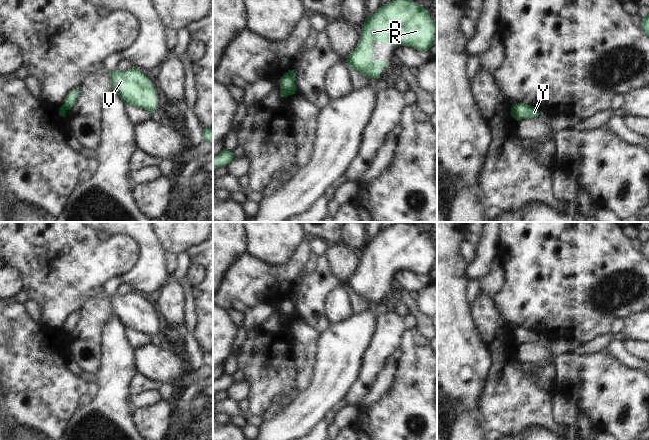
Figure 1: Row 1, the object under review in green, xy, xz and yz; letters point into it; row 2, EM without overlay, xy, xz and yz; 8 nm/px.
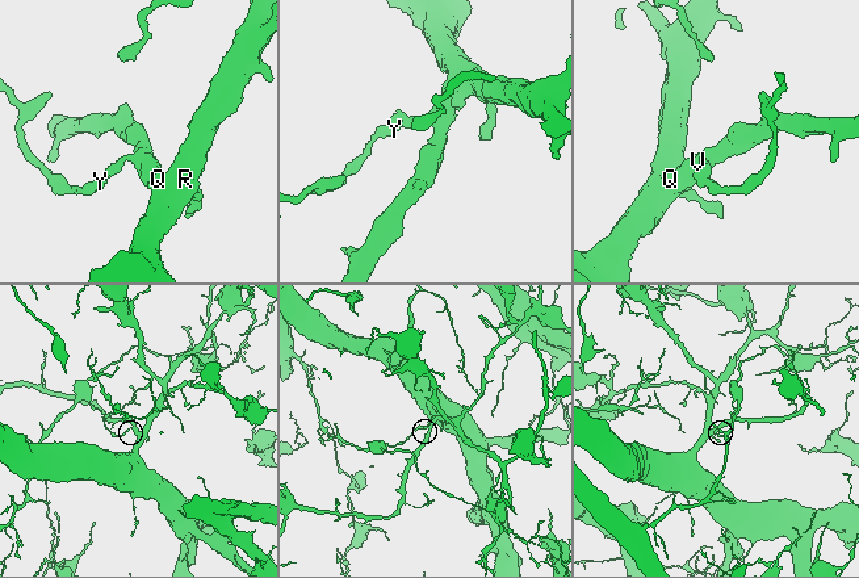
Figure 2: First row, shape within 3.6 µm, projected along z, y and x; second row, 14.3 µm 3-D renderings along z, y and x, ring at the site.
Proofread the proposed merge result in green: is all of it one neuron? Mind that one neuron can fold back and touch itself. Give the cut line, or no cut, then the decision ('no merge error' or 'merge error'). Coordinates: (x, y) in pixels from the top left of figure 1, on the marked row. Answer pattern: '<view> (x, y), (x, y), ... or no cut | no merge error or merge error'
xz (286, 73), (294, 83) | merge error

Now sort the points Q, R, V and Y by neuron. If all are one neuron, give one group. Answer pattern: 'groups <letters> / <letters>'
groups Q R V / Y

